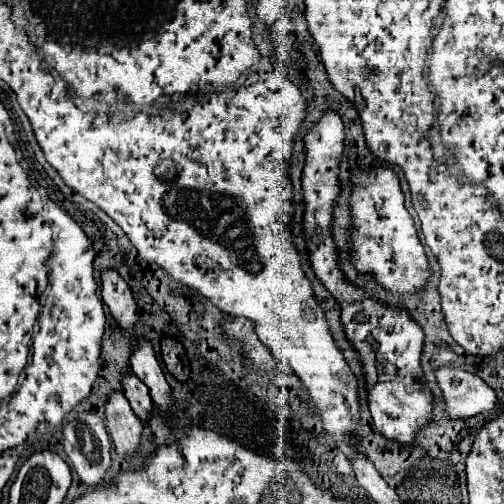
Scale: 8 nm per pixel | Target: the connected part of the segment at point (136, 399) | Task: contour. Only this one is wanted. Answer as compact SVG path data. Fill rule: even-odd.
M132 372L124 374L122 386L124 386L124 394L126 394L132 410L140 418L140 422L148 424L150 422L150 414L152 414L152 406L154 406L152 400L150 400L150 394L148 394L148 388Z

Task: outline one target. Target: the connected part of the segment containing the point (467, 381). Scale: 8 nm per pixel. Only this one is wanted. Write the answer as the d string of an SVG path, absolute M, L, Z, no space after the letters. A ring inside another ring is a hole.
M446 366L438 368L436 380L442 388L448 416L452 418L470 418L482 412L490 412L498 402L494 388L466 370Z

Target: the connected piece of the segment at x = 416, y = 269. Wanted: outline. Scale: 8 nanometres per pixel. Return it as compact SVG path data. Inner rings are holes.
M376 168L372 172L356 172L352 176L354 192L352 206L352 260L360 272L372 272L374 278L400 296L416 296L428 272L428 260L424 246L420 244L414 228L414 220L404 208L404 194L400 190L398 176L390 168Z

